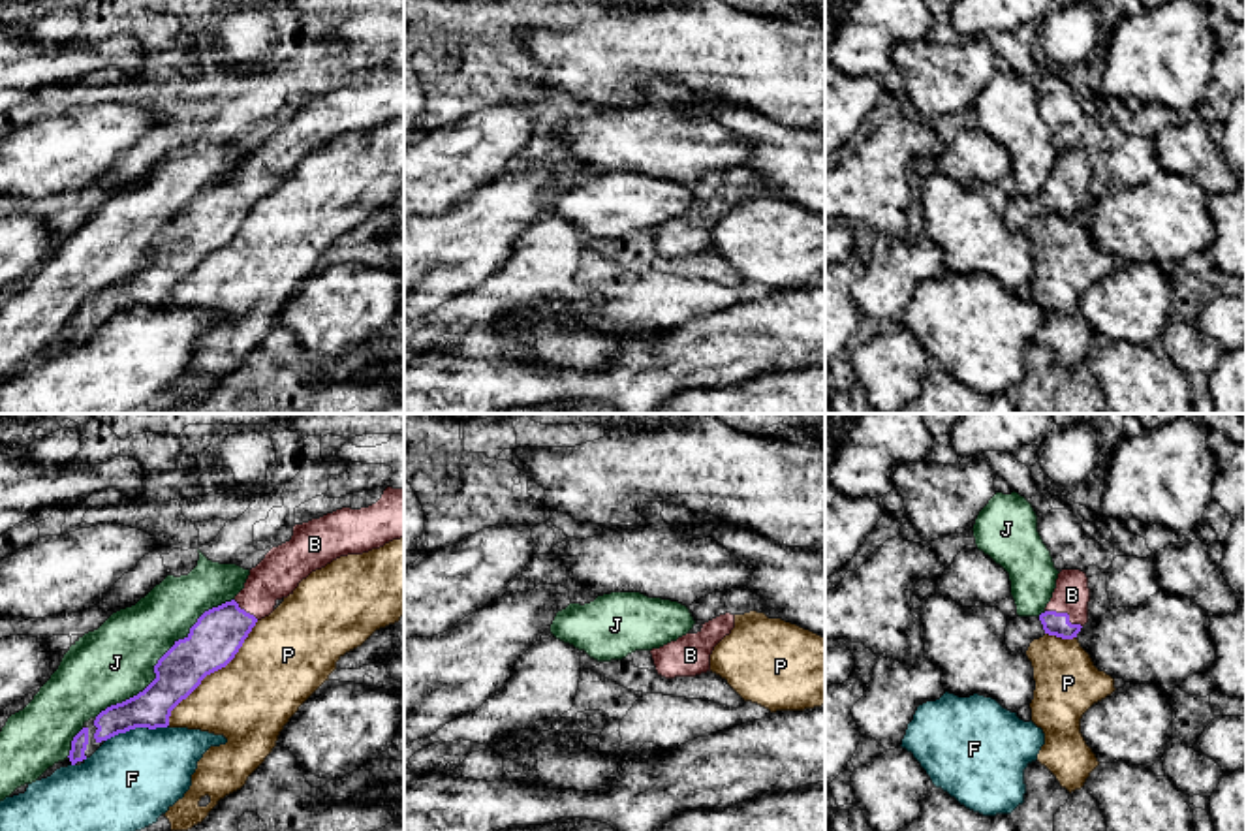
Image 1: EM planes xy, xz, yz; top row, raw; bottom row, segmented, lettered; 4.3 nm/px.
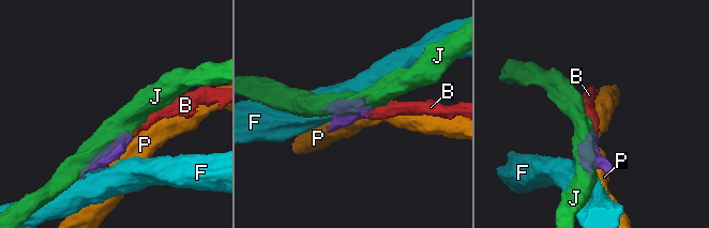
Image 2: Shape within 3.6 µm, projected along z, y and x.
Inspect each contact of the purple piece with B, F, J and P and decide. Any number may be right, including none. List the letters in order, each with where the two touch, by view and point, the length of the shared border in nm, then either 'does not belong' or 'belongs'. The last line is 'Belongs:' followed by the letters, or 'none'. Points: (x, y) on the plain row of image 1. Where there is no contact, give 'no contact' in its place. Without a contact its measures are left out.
B: yz (1066, 192) | 180 nm | belongs
F: xy (136, 305) | 280 nm | does not belong
J: xy (158, 239) | 800 nm | does not belong
P: xy (213, 250) | 600 nm | does not belong
Belongs: B

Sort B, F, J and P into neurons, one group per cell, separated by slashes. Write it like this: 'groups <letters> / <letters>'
groups B / F / J / P

